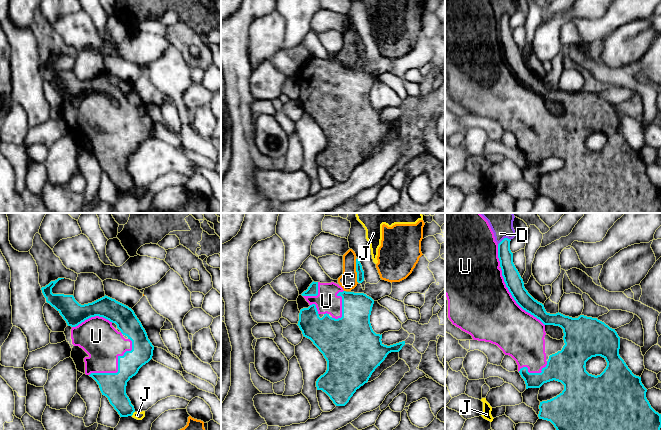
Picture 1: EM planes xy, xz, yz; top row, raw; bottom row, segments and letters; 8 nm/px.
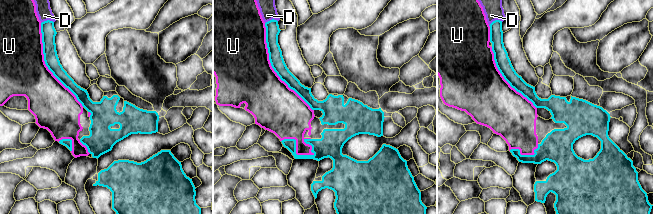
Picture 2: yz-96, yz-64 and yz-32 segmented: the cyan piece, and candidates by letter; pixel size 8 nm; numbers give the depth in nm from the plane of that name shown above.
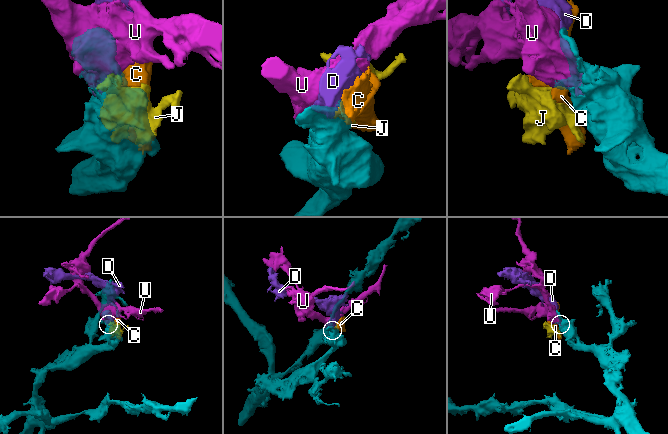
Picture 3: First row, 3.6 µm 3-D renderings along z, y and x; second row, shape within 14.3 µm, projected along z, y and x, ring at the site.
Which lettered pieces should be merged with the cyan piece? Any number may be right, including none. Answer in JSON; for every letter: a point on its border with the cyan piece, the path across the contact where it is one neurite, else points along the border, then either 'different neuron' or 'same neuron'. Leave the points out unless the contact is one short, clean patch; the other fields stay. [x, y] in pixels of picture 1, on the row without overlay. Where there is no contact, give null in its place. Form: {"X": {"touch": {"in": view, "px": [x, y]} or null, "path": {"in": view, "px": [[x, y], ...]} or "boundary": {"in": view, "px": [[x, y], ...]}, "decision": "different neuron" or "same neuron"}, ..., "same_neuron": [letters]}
{"C": {"touch": {"in": "xz", "px": [356, 47]}, "decision": "different neuron"}, "D": {"touch": {"in": "yz", "px": [504, 14]}, "boundary": {"in": "yz", "px": [[510, 15], [504, 14], [498, 20]]}, "decision": "different neuron"}, "J": {"touch": {"in": "xy", "px": [133, 188]}, "boundary": {"in": "xy", "px": [[134, 187], [131, 191]]}, "decision": "different neuron"}, "U": {"touch": {"in": "xy", "px": [118, 144]}, "decision": "same neuron"}, "same_neuron": ["U"]}

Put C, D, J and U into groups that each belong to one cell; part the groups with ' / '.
C D J / U

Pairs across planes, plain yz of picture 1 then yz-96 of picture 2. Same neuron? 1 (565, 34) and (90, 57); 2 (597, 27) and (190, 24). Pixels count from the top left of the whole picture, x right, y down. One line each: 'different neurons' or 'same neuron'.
1: different neurons
2: different neurons

